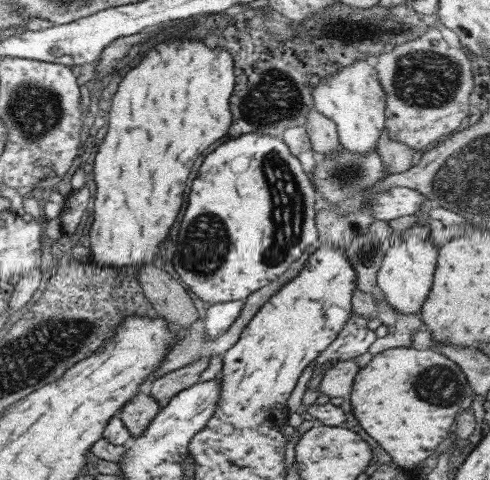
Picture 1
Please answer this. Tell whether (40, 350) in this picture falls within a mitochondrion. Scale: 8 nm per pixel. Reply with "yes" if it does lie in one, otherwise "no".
yes

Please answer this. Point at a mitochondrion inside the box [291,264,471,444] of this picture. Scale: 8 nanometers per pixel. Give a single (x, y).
(437, 385)

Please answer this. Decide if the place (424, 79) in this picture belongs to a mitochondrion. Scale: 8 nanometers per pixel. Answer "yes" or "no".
yes

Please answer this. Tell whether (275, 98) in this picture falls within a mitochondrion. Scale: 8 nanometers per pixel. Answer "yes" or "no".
yes

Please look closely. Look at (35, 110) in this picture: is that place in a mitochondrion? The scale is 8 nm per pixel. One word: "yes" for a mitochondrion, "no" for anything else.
yes

